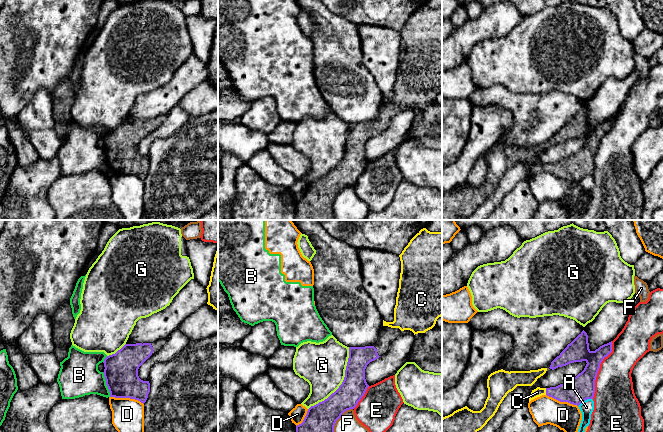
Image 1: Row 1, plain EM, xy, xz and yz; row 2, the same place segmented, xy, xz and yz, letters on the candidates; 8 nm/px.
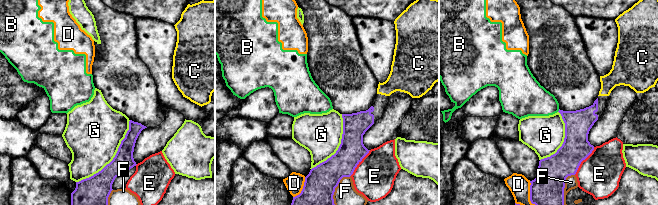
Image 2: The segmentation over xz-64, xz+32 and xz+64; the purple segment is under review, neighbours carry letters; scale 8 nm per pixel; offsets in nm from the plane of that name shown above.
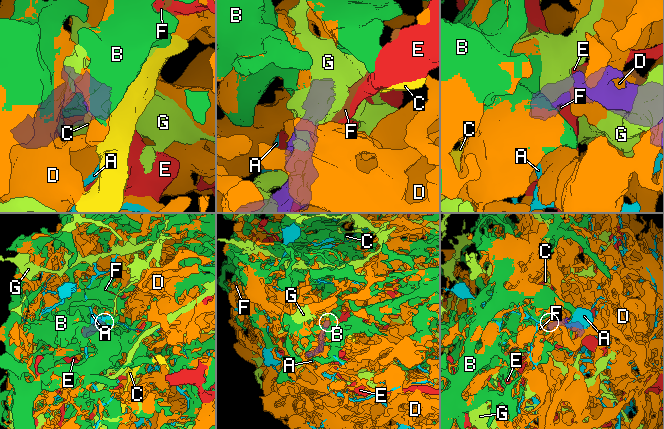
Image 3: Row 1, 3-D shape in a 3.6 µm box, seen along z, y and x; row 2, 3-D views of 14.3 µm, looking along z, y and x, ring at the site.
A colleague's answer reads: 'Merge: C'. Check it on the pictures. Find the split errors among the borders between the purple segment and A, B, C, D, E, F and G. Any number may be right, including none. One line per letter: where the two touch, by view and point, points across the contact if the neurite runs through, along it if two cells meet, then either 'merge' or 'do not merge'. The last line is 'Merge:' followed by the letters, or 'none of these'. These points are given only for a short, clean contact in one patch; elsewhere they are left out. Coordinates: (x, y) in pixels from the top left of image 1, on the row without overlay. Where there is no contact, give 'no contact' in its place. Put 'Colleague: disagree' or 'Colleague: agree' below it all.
A: contact yz (585, 175); border yz (592, 174), (585, 175), (578, 182); do not merge
B: contact xy (106, 160); do not merge
C: contact yz (546, 167); way yz (575, 167), (546, 167), (537, 168); merge
D: contact xy (127, 173); do not merge
E: contact yz (598, 146); do not merge
F: contact xz (334, 200); do not merge
G: contact xz (342, 158); do not merge
Merge: C
Colleague: agree

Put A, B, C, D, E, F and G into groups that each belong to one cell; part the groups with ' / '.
A / B D / C / E / F / G

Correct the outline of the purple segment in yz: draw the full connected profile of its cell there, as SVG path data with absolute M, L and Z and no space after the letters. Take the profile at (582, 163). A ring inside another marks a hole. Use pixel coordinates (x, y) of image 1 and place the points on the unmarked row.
M583 106L567 123L557 132L550 141L554 146L574 138L585 137L584 146L571 156L556 163L532 166L529 178L542 171L547 171L560 178L568 178L579 182L587 175L593 175L595 169L595 156L600 140L612 128L612 117L600 122L595 127L589 125L588 111Z

